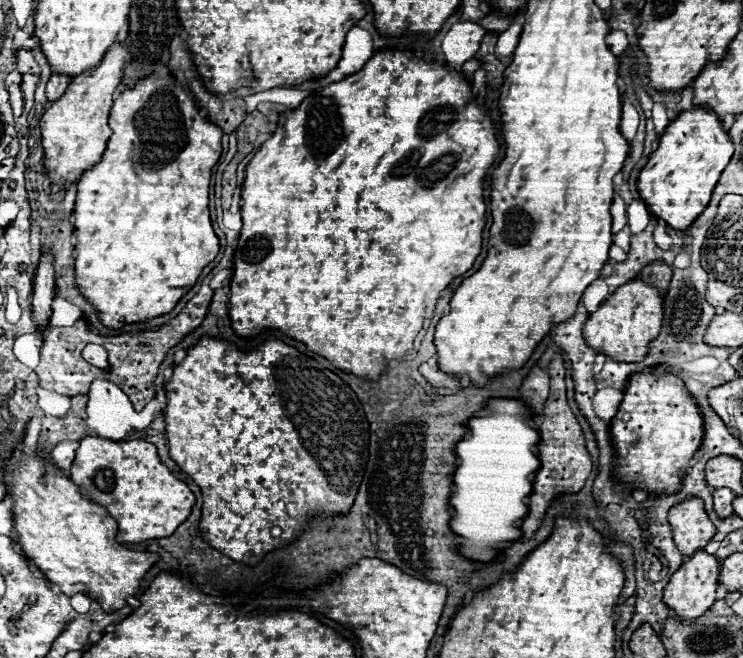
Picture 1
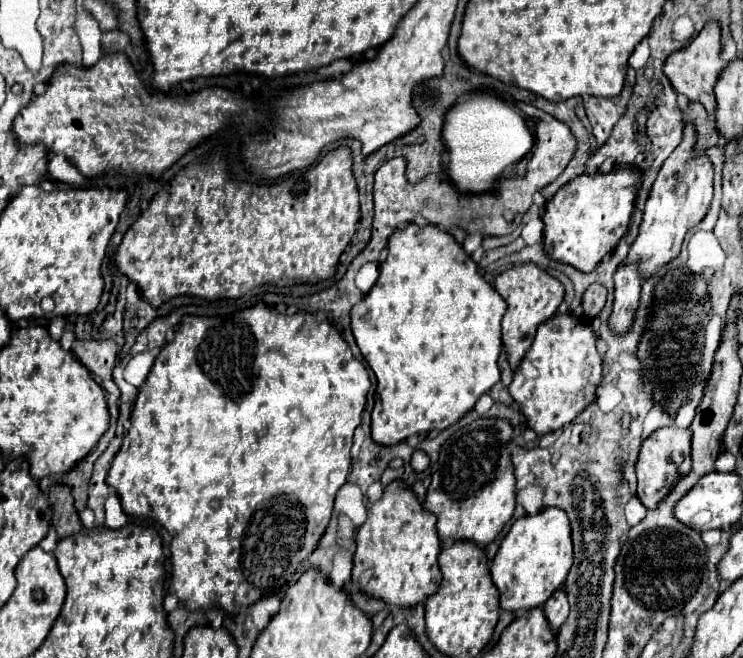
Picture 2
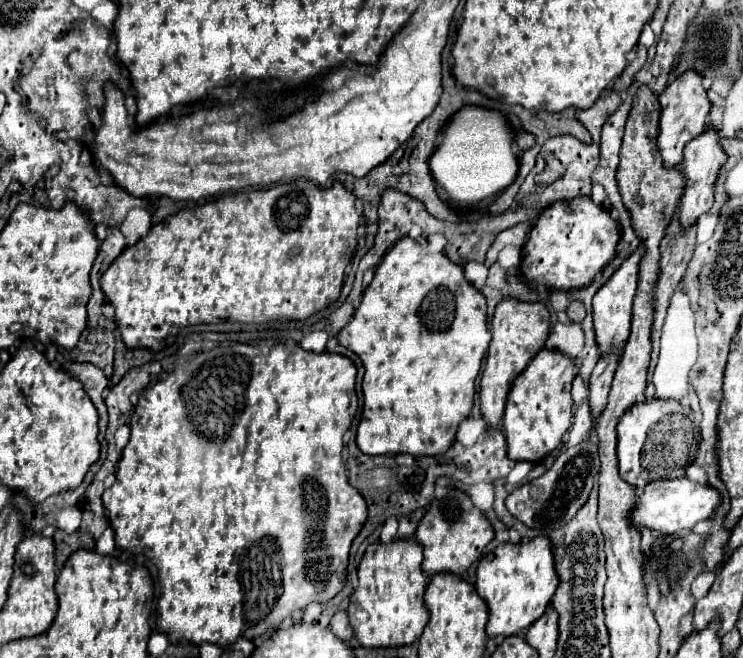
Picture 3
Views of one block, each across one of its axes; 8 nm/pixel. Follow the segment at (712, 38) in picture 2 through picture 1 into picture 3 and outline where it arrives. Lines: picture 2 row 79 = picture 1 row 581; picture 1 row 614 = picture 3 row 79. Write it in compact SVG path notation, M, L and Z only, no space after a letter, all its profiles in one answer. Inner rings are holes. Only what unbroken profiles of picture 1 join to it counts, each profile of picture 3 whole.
M686 72L670 82L660 94L660 130L658 130L658 150L662 154L662 162L666 168L674 168L682 162L684 146L704 134L706 118L710 114L708 92L702 88L702 78L696 72Z

